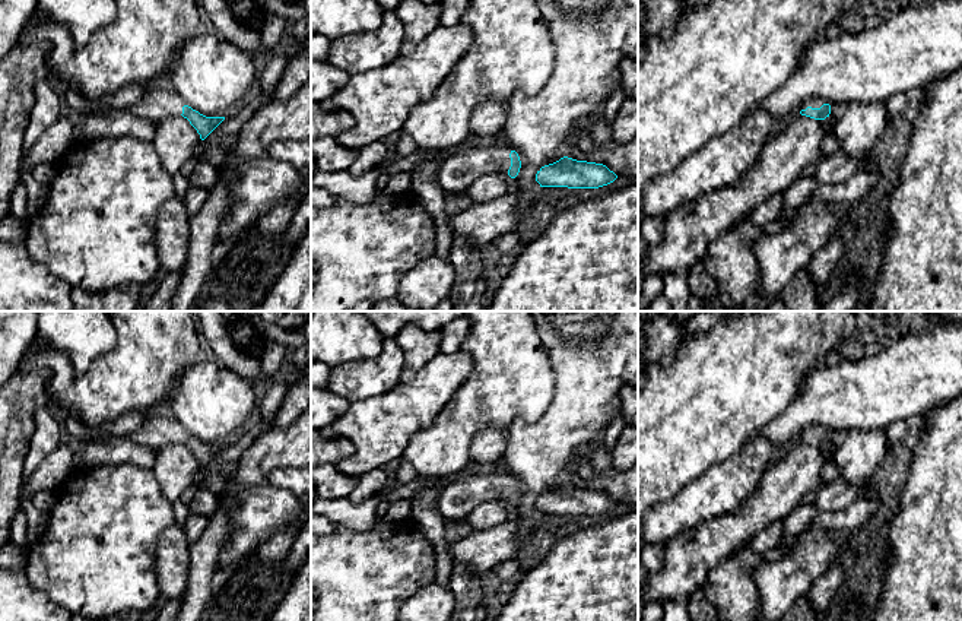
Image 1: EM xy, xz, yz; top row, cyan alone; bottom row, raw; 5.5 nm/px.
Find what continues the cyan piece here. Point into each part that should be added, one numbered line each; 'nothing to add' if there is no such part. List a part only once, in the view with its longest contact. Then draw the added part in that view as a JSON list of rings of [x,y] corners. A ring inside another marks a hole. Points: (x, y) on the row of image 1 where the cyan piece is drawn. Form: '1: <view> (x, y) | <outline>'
1: yz (815, 103) | [[[816,96],[807,99],[803,105],[801,105],[801,110],[806,110],[807,107],[812,107],[812,108],[820,108],[823,104],[826,104],[823,99],[819,99]]]

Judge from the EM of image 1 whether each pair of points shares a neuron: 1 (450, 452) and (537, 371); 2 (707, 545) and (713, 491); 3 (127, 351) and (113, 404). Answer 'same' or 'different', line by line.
1: same
2: different
3: same

